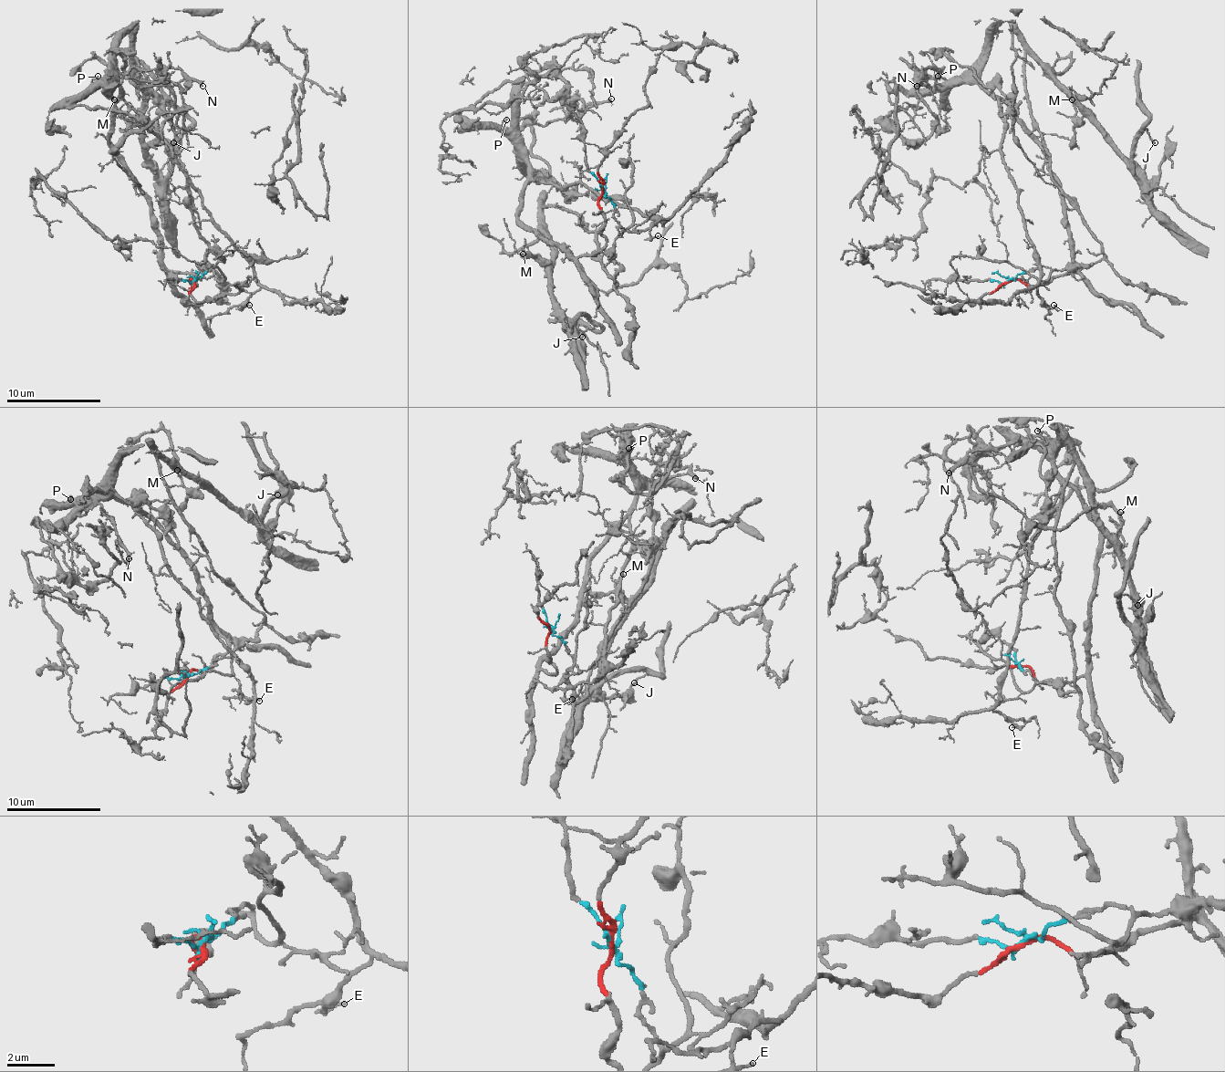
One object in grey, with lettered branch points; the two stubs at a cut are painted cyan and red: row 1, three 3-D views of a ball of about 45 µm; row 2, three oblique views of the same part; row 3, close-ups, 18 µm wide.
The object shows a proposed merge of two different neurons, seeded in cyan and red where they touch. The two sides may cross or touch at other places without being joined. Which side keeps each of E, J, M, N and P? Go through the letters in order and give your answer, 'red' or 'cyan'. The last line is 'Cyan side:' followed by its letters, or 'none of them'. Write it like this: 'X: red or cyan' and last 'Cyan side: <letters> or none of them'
E: red
J: cyan
M: cyan
N: red
P: red
Cyan side: J, M

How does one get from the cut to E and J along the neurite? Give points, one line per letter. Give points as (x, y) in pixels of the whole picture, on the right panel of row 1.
E: (1007, 281), (1035, 286), (1075, 267), (1062, 187), (1035, 135), (998, 100), (1038, 296), (1054, 305)
J: (1007, 281), (1104, 255), (1052, 178), (1023, 77), (1029, 56), (1136, 178), (1134, 140), (1146, 129), (1156, 142)

